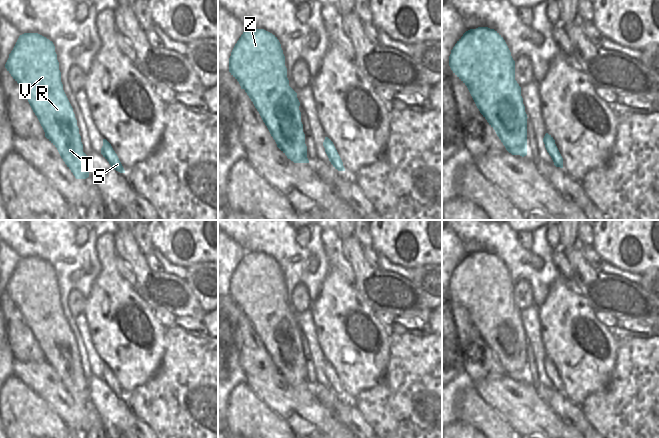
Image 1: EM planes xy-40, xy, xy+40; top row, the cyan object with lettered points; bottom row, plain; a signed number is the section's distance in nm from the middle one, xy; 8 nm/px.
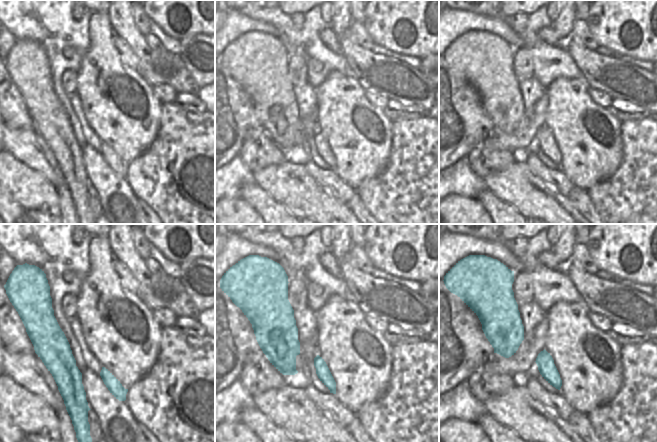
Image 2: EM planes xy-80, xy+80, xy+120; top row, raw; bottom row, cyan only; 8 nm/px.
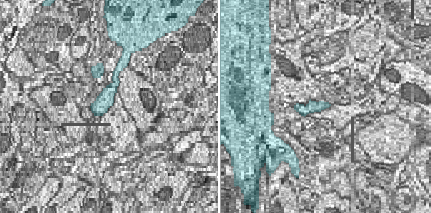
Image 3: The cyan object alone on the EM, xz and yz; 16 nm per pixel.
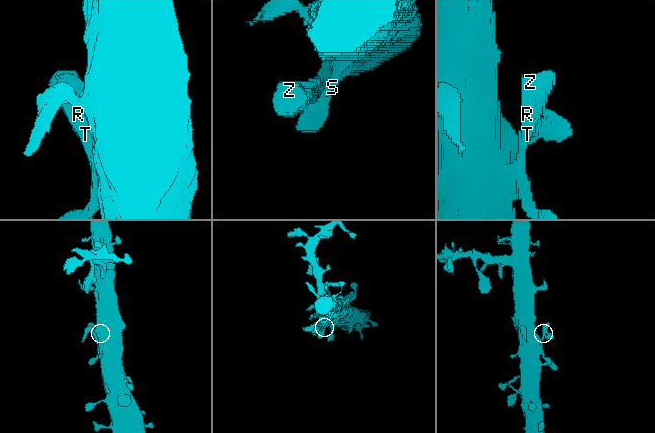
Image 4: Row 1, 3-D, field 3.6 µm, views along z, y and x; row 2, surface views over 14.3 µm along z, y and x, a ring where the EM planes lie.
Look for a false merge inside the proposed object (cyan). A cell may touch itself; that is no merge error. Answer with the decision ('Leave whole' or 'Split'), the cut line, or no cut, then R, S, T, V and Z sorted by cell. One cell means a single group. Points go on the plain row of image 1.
Leave whole. No split. Groups: R S T V Z

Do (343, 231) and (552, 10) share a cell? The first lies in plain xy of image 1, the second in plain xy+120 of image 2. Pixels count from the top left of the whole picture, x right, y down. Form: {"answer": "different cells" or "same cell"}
{"answer": "different cells"}

